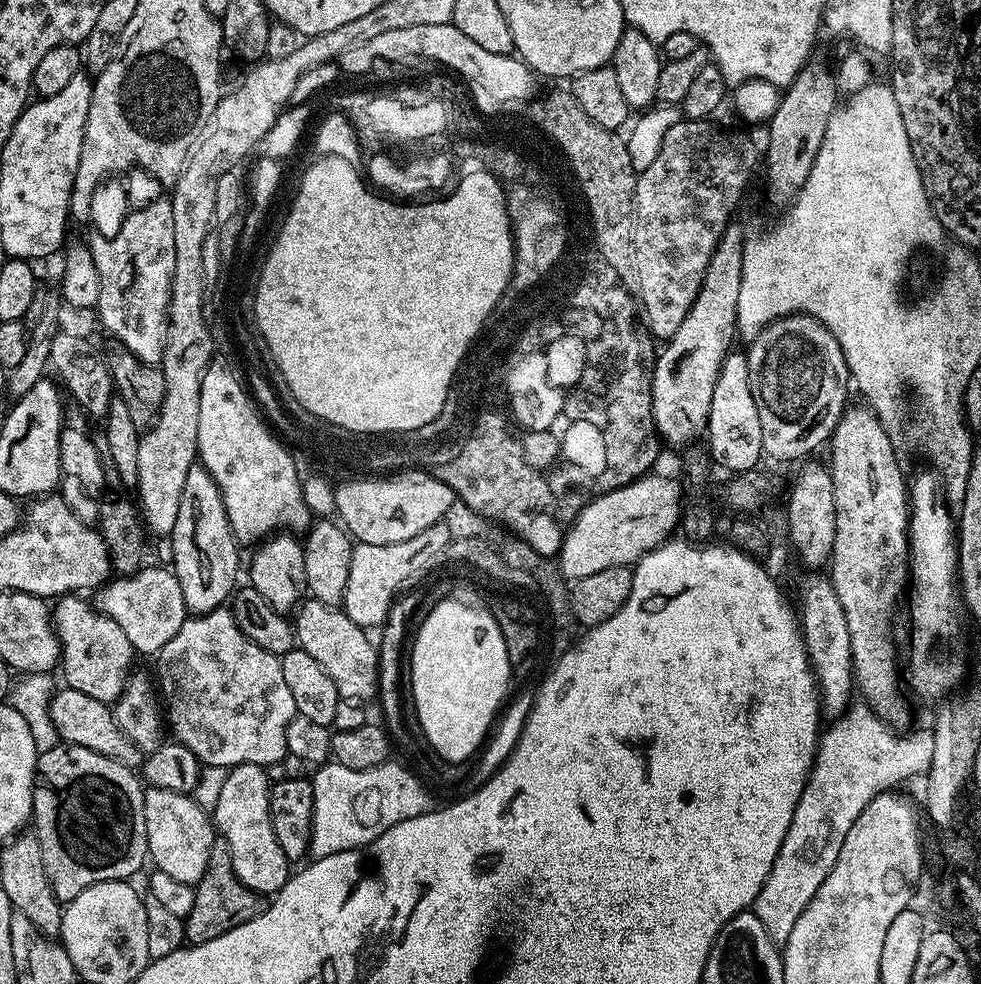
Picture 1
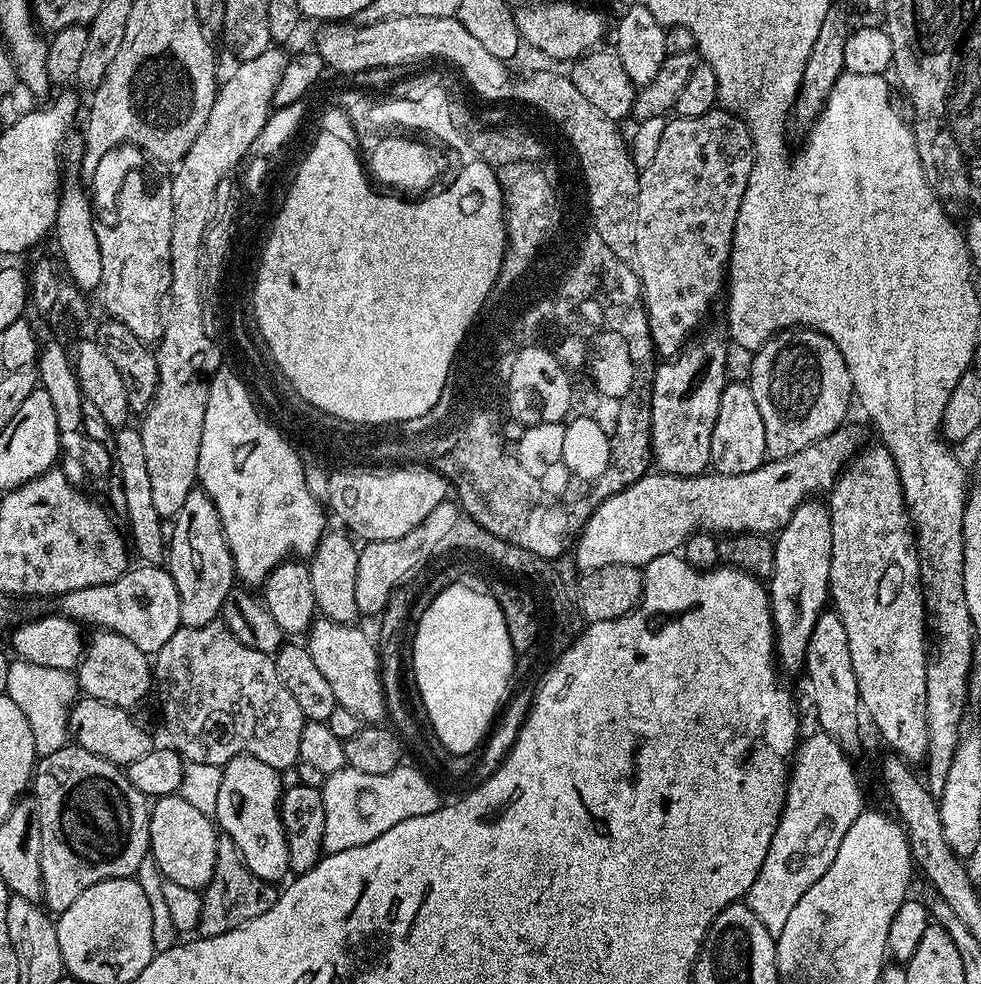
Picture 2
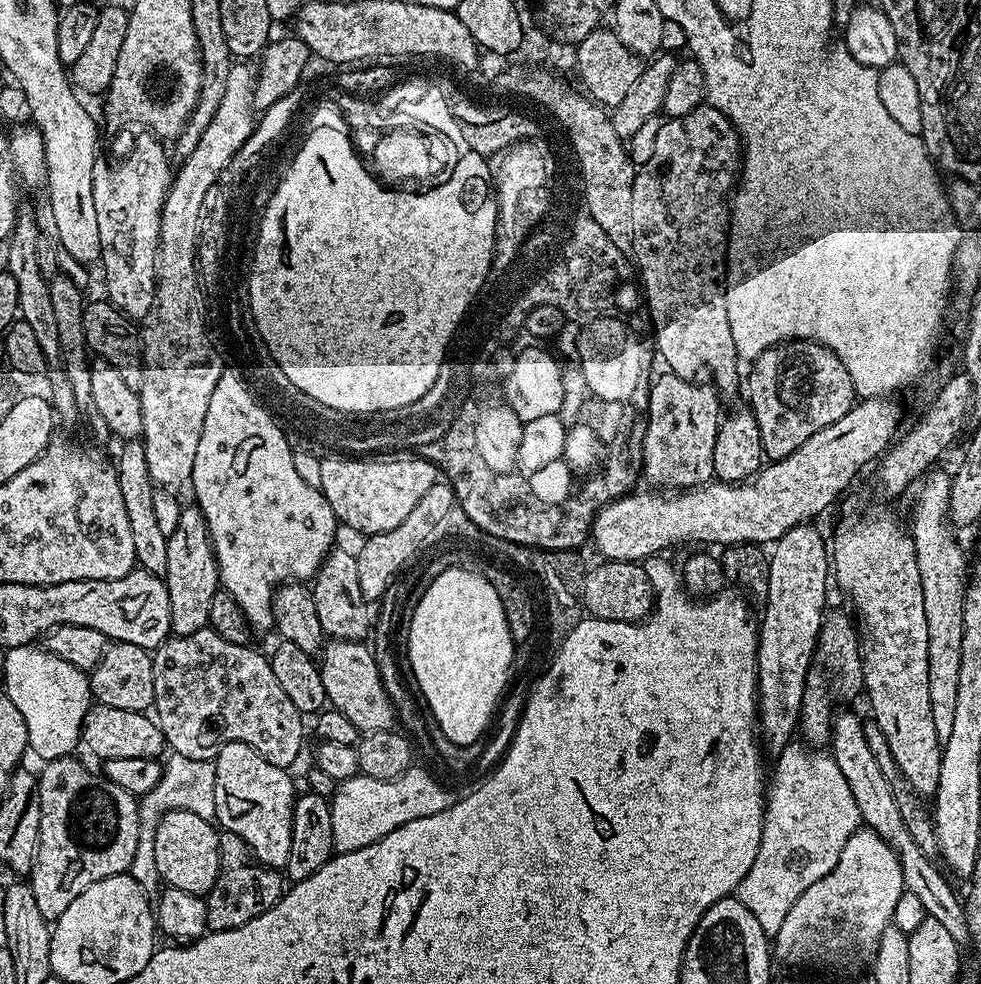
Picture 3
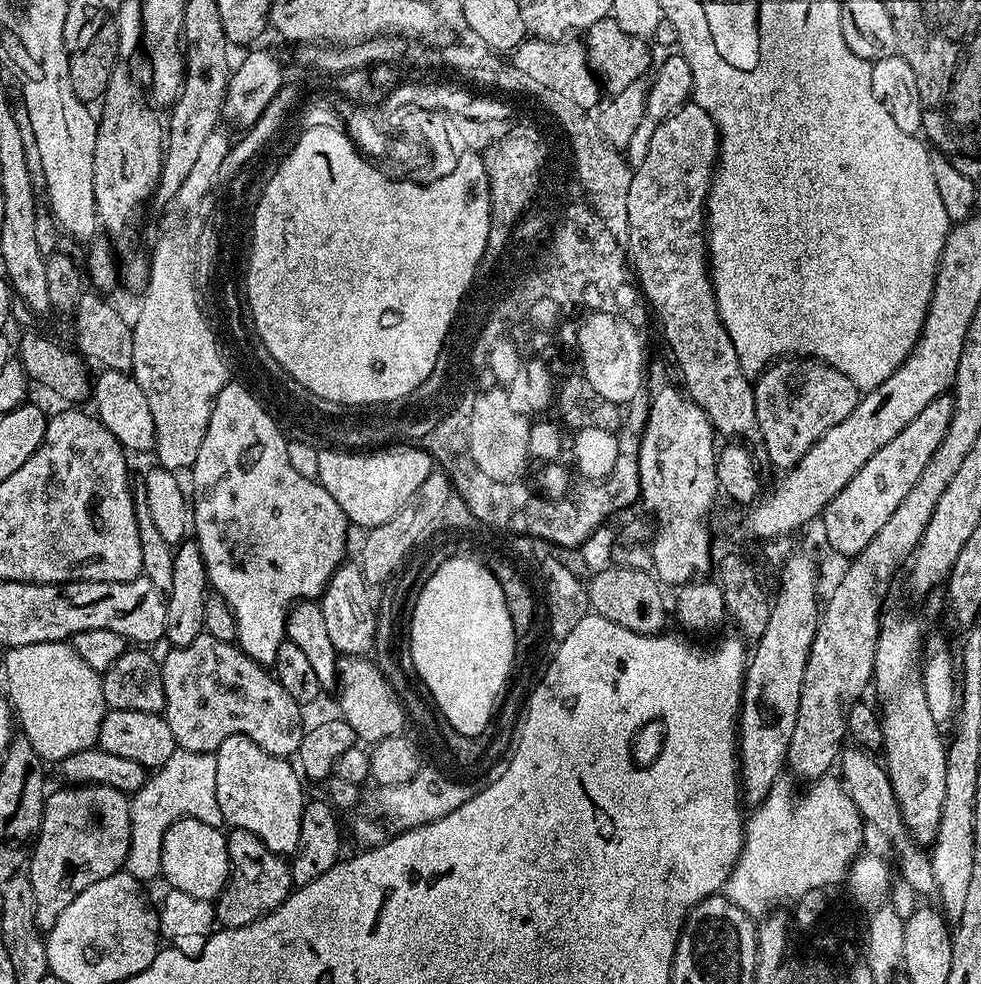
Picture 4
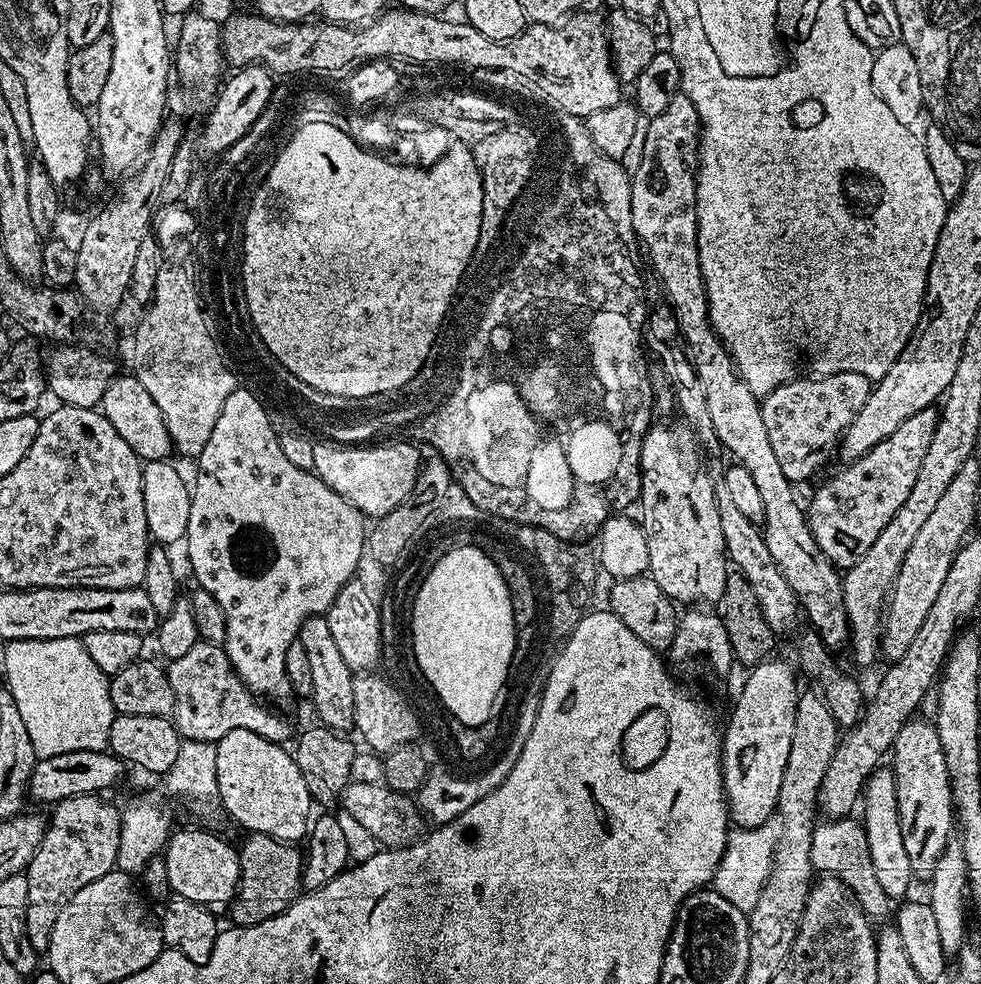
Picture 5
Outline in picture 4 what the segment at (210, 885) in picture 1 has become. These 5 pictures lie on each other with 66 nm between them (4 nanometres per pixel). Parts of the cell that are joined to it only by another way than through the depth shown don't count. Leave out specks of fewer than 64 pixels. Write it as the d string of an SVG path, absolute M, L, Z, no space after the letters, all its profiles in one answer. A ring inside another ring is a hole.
M232 828L228 837L228 885L214 903L216 922L221 929L241 928L276 911L294 891L292 869L285 857L267 848L254 834Z

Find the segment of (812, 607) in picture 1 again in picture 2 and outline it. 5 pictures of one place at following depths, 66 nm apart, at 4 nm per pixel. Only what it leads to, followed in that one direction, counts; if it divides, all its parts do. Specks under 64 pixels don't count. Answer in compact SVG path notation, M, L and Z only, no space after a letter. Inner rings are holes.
M834 610L821 612L815 622L814 631L810 634L810 642L807 643L804 659L805 674L808 680L808 694L814 701L817 727L838 742L839 748L850 758L855 757L862 748L860 734L862 705L858 694L858 682L854 676L853 662L850 660L846 628Z

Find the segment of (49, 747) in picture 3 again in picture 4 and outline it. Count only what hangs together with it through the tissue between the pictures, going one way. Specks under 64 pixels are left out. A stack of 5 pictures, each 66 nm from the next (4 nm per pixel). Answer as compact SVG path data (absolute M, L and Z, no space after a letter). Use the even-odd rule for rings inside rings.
M53 643L8 648L4 656L4 680L8 683L6 695L18 721L18 728L30 746L40 755L41 761L55 762L70 754L97 747L100 727L106 711L102 694L102 676L95 672L72 649L71 643Z

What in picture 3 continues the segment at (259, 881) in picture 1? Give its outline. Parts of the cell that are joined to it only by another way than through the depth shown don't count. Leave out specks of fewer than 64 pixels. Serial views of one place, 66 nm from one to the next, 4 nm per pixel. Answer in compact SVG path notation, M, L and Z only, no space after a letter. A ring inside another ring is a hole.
M242 742L222 746L214 763L214 806L219 827L223 831L238 834L259 863L283 870L286 858L290 858L292 806L298 795L297 789L292 789L289 769L266 762L258 750Z

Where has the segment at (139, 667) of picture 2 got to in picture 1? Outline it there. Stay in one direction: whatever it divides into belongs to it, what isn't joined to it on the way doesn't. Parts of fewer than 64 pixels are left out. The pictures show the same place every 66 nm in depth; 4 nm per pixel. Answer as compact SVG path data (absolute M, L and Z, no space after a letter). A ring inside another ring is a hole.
M67 594L59 597L51 609L56 636L60 639L63 683L74 690L82 690L82 694L90 694L90 698L98 698L102 703L111 705L124 692L134 649L122 627L93 605L92 609L84 599L80 594Z

